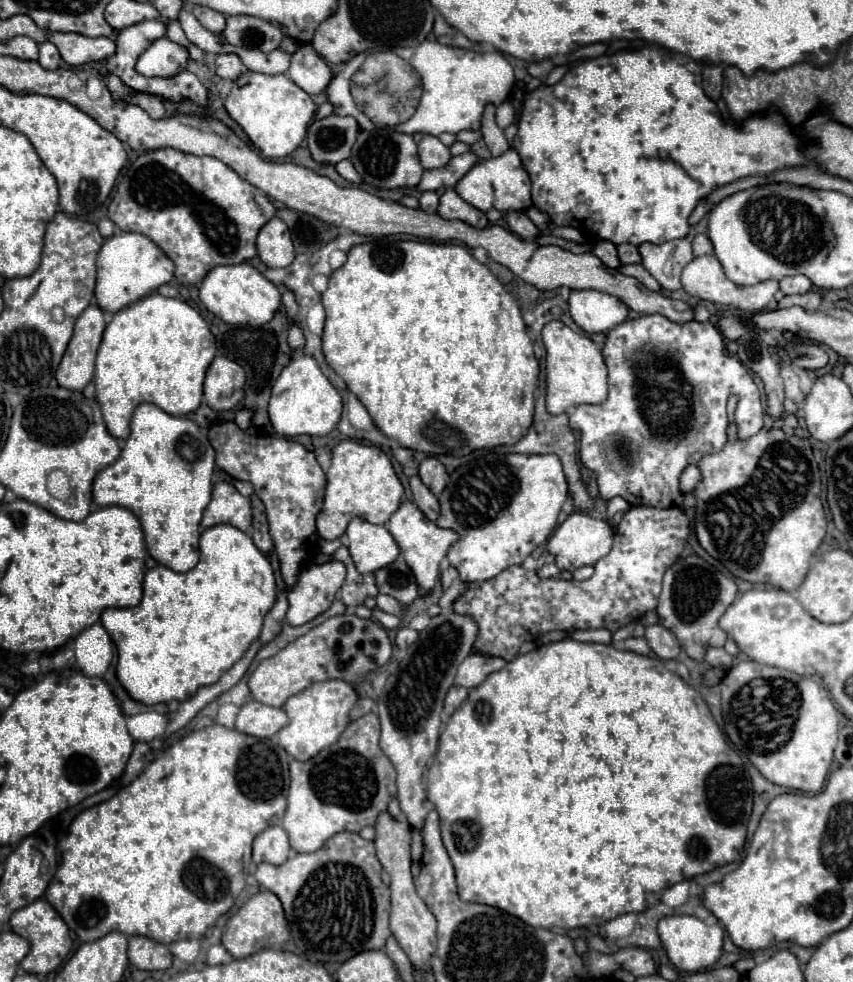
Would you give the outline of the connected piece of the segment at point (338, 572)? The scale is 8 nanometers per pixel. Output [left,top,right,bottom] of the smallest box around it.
[287,561,345,625]

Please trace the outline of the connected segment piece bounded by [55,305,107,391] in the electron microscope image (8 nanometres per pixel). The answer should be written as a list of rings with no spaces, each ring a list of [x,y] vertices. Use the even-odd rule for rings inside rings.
[[[89,305],[75,323],[75,339],[71,337],[61,365],[55,373],[59,387],[81,391],[93,379],[95,357],[105,331],[103,311],[97,305]]]

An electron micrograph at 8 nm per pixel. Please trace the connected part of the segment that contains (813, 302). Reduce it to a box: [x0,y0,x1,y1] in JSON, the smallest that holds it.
[777,291,821,311]

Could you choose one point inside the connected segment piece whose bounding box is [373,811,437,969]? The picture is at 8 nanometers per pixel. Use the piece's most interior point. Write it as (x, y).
(412, 924)

